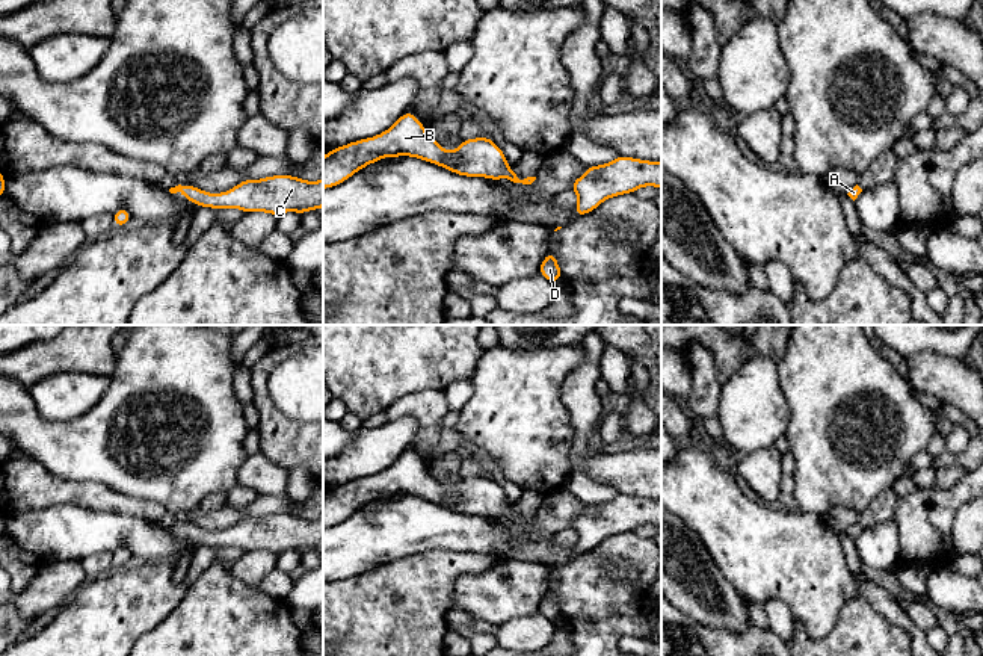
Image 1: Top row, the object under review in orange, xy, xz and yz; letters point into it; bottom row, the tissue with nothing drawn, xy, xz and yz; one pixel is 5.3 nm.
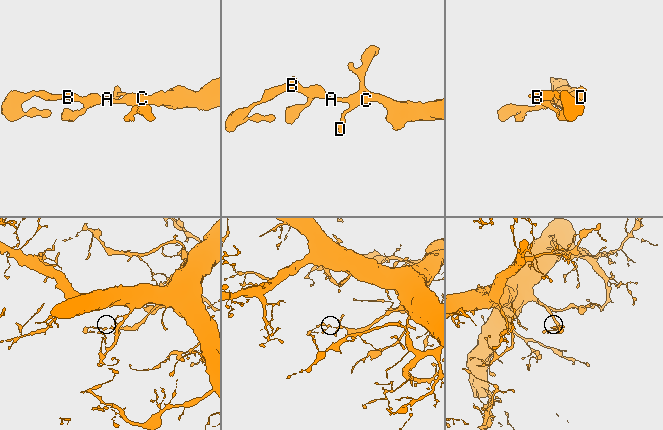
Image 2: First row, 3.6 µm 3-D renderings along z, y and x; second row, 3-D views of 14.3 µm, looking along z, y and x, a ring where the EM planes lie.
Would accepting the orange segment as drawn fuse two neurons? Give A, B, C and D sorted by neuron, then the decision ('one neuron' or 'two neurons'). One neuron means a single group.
A B C D; one neuron

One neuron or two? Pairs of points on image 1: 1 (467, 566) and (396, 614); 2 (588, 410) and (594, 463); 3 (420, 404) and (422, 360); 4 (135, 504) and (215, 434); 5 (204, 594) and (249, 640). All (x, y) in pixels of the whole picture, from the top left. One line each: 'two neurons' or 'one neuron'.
1: one neuron
2: one neuron
3: two neurons
4: two neurons
5: one neuron

